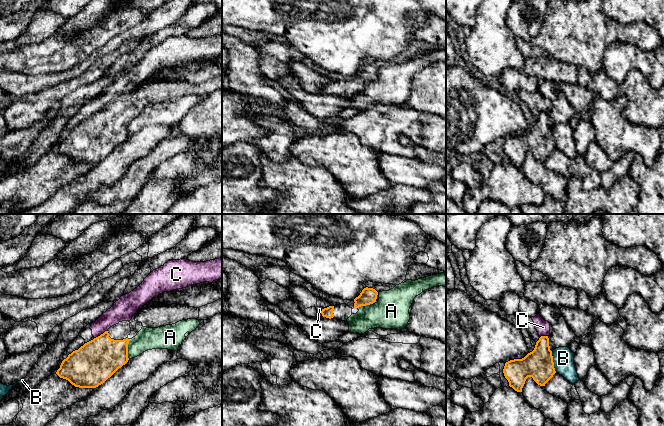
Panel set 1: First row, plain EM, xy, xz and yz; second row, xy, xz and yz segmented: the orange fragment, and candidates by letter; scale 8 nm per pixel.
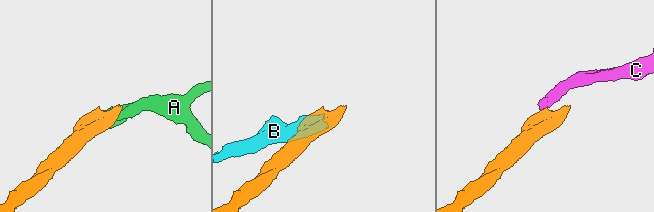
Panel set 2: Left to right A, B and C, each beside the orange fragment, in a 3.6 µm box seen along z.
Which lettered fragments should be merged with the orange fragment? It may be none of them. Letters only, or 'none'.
none

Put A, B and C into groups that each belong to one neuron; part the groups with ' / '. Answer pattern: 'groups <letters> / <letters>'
groups A B / C

